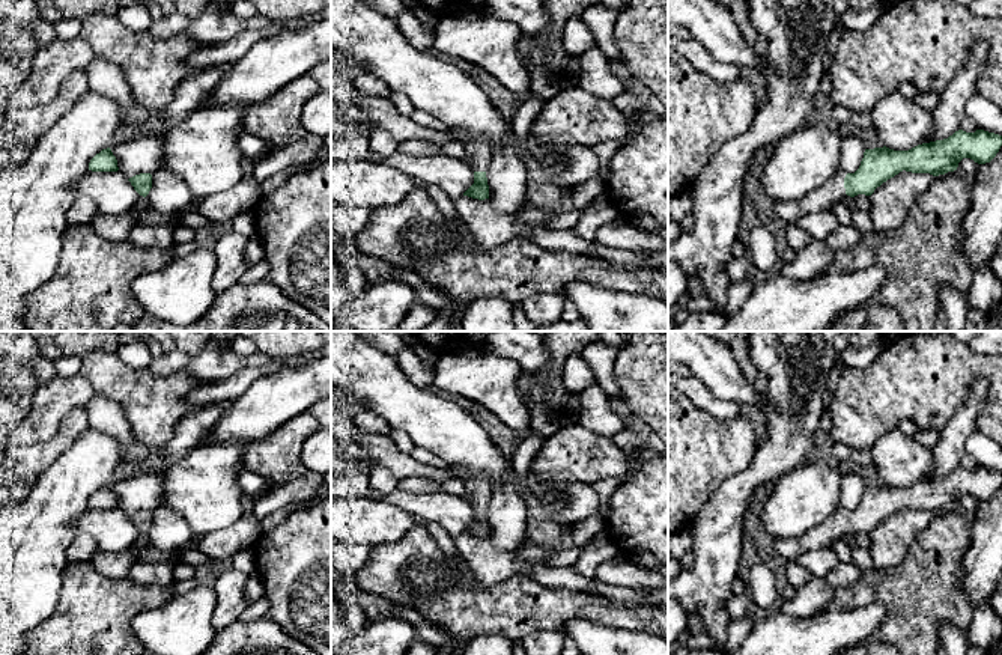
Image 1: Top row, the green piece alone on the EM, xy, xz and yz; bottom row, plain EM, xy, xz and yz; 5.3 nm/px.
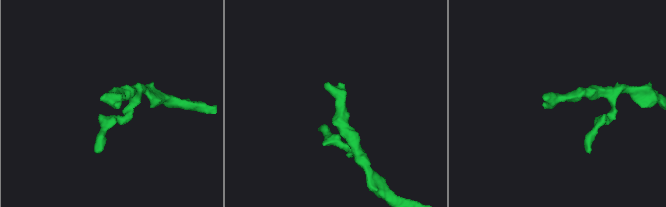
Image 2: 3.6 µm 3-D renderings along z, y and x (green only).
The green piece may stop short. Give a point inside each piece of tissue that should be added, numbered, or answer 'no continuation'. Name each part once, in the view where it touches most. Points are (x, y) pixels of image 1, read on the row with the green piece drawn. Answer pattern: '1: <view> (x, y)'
1: yz (820, 201)

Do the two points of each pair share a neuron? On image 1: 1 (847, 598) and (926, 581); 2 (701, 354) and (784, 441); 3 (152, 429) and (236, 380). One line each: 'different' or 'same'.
1: same
2: different
3: different

